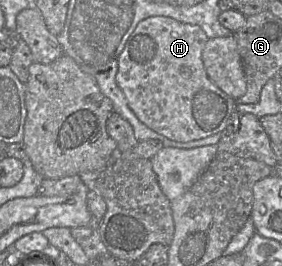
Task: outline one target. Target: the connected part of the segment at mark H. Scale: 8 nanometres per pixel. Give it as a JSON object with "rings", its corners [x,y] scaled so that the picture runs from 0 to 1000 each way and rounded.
{"rings":[[[585,60],[496,79],[418,218],[411,312],[482,440],[525,481],[631,534],[794,500],[837,383],[738,289],[716,192],[741,143],[699,94]]]}

